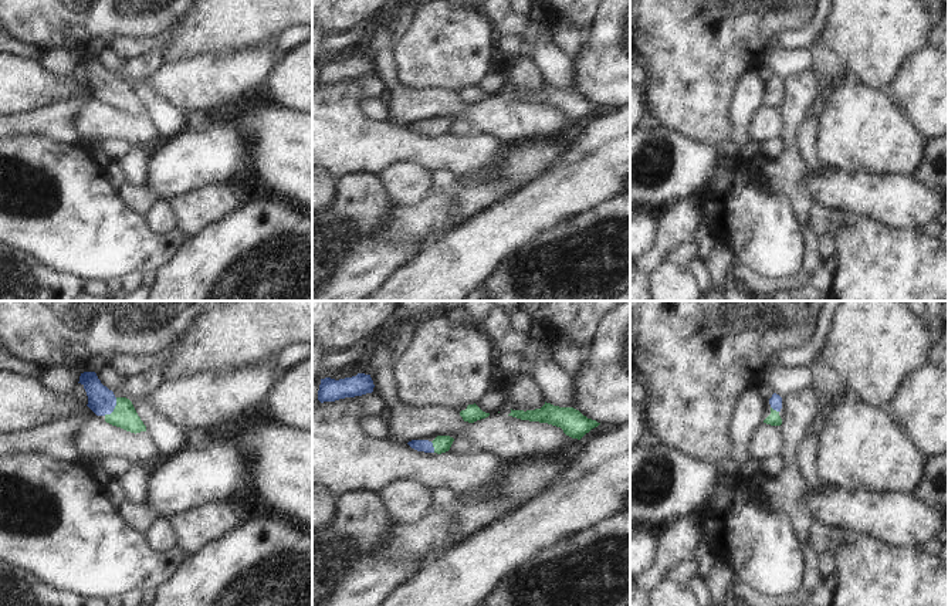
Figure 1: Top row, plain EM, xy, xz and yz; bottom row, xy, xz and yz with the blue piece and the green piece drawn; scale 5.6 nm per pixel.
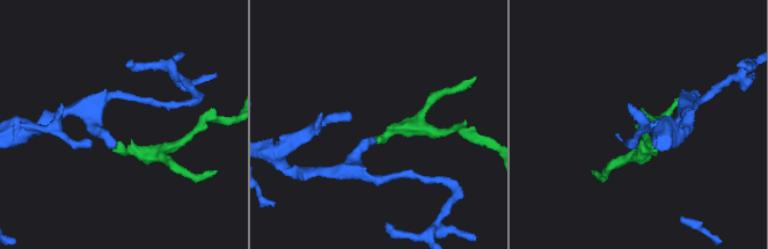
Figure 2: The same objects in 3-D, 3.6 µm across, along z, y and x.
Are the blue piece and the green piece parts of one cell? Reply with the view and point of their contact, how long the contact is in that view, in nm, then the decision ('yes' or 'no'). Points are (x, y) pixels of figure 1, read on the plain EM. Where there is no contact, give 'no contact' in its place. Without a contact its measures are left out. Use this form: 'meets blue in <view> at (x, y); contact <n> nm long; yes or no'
meets blue in xy at (114, 90); contact 130 nm long; yes

